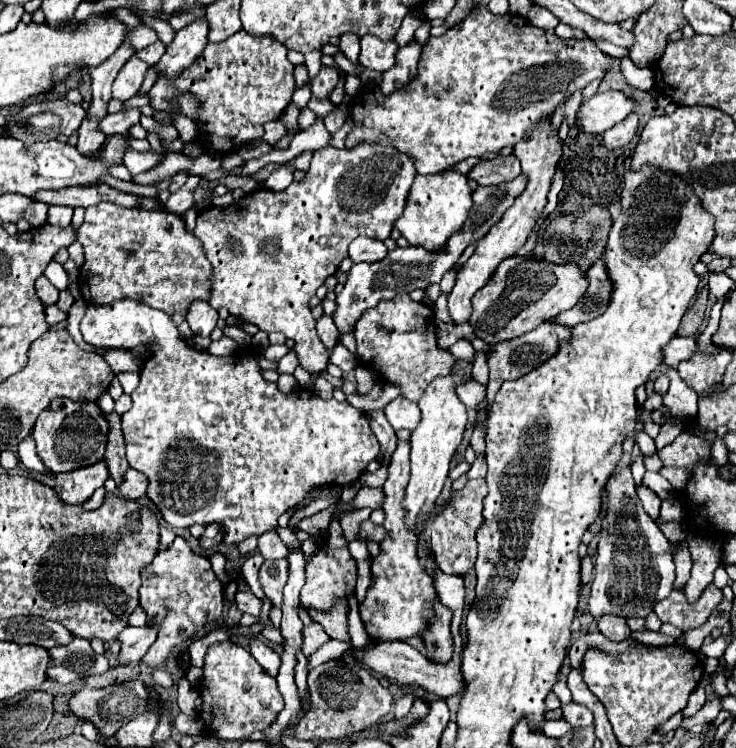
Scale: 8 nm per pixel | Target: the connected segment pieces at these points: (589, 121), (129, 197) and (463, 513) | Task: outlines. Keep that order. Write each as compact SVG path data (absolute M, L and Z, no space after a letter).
M605 91L595 93L589 101L579 107L577 123L585 133L605 133L609 127L623 121L629 113L633 113L637 101L627 97L623 91Z
M105 183L89 185L89 187L69 187L59 191L41 191L41 193L35 193L33 199L49 203L49 205L71 205L71 207L91 207L103 201L111 201L121 207L137 205L137 195L121 193Z
M469 479L461 491L453 491L449 503L433 517L433 533L431 547L435 553L435 561L443 573L449 575L465 575L475 567L477 561L477 529L485 523L483 517L483 499L487 495L485 479Z

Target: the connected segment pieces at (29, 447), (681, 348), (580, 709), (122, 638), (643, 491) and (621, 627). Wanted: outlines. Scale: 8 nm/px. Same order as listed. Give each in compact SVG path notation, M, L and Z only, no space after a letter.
M29 433L29 437L25 437L21 443L19 443L19 451L17 451L21 463L35 471L35 473L43 473L43 475L55 475L55 473L49 473L49 469L45 469L45 465L41 465L41 457L37 457L37 451L35 451L35 441L33 441L33 435Z
M675 335L673 341L669 341L669 345L665 347L665 361L663 363L667 363L669 367L677 367L679 361L689 359L697 348L695 338Z
M577 703L563 707L563 719L567 723L571 723L573 729L583 729L583 727L593 725L593 713L587 707L577 705Z
M125 627L117 637L117 641L121 643L121 651L119 651L119 663L115 667L137 663L153 645L155 637L157 637L155 627Z
M639 485L639 487L637 487L637 495L639 495L641 503L643 503L643 509L645 509L653 519L657 519L657 517L659 517L659 507L661 507L659 495L653 493L653 491L651 491L649 487L645 487L645 485Z
M603 615L599 619L599 631L611 641L625 641L631 637L631 629L623 617Z

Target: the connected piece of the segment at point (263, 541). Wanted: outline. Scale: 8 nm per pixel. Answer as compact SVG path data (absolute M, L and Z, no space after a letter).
M271 529L269 533L263 533L263 537L259 539L259 553L265 557L265 559L281 559L287 555L287 547L285 543L279 539L277 531Z

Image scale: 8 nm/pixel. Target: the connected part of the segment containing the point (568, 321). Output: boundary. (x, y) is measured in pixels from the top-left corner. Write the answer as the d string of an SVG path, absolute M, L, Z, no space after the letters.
M601 257L589 271L589 289L585 291L585 297L581 297L581 301L565 311L565 313L559 313L555 317L557 323L561 325L577 325L577 323L583 323L583 321L591 321L595 317L601 315L601 311L607 309L609 305L609 297L613 293L613 285L609 281L609 273L605 269L605 259Z

